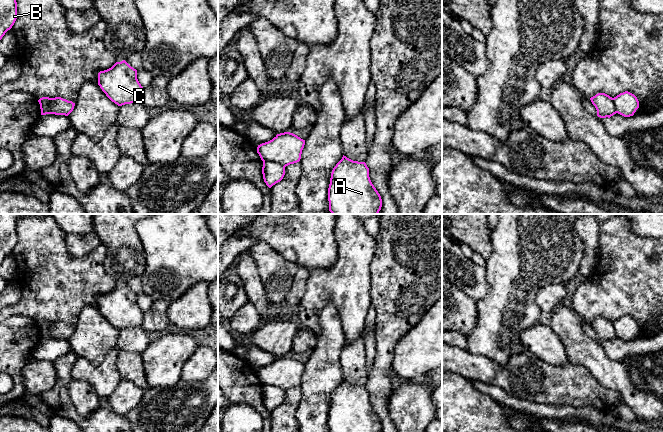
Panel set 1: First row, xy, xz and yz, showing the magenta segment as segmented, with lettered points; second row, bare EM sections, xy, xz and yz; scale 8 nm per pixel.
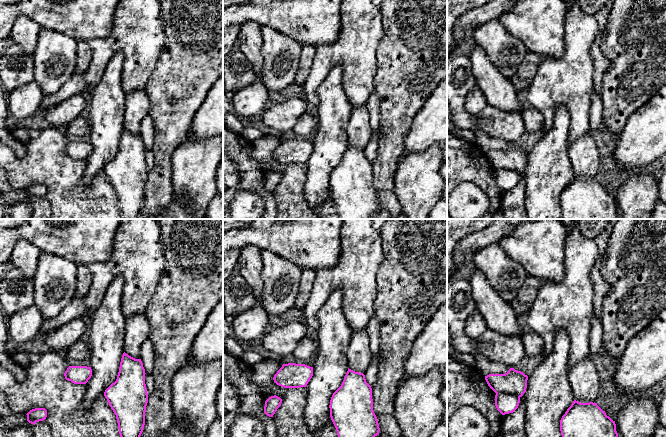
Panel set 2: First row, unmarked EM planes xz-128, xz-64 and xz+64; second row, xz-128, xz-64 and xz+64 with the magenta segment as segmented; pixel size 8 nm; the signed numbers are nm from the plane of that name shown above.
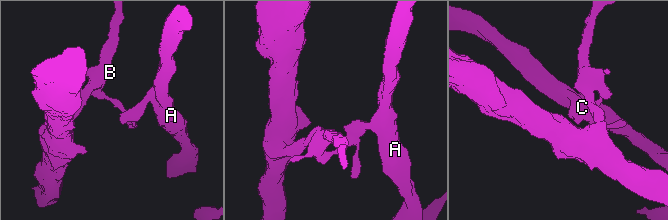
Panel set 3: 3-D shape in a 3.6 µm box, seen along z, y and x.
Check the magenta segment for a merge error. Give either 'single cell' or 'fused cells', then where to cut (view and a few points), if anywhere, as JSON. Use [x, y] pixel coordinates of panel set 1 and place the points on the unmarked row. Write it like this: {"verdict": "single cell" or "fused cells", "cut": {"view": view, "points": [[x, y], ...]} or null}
{"verdict": "fused cells", "cut": {"view": "xz", "points": [[263, 384], [280, 387], [285, 390]]}}

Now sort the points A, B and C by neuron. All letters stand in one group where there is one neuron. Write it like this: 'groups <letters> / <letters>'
groups A C / B

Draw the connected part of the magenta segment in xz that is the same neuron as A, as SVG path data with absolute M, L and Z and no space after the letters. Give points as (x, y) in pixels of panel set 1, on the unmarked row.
M343 379L333 392L328 412L329 432L381 432L382 423L369 401L365 386L353 385Z

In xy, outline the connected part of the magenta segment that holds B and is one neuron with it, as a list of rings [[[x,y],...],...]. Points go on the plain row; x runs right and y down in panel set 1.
[[[0,214],[0,264],[17,243],[18,218],[19,214]]]

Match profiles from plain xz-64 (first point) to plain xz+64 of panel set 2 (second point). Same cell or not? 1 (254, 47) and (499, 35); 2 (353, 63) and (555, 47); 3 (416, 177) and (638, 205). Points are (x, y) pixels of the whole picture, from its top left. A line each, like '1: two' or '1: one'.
1: two
2: two
3: one

